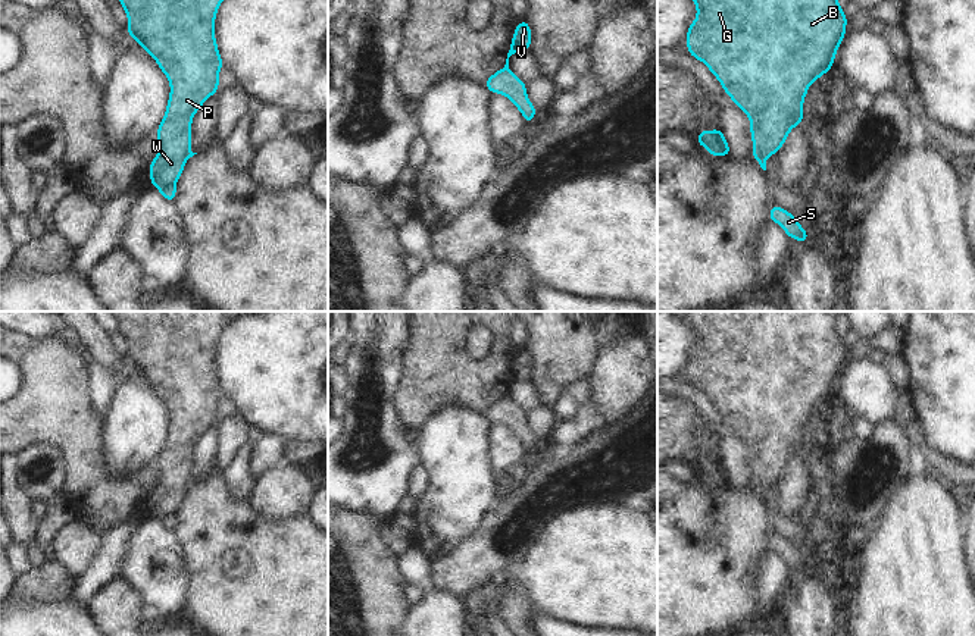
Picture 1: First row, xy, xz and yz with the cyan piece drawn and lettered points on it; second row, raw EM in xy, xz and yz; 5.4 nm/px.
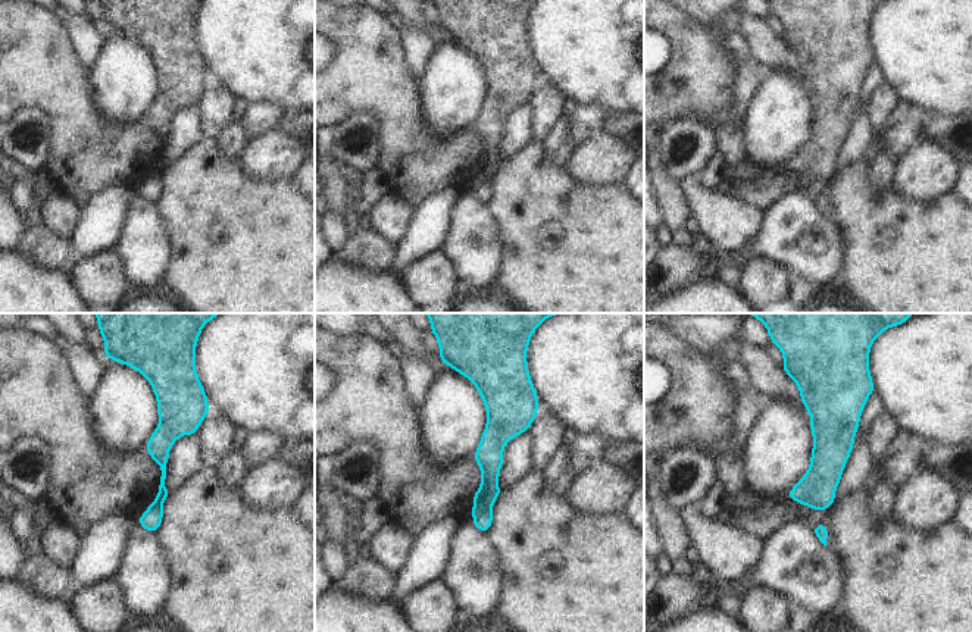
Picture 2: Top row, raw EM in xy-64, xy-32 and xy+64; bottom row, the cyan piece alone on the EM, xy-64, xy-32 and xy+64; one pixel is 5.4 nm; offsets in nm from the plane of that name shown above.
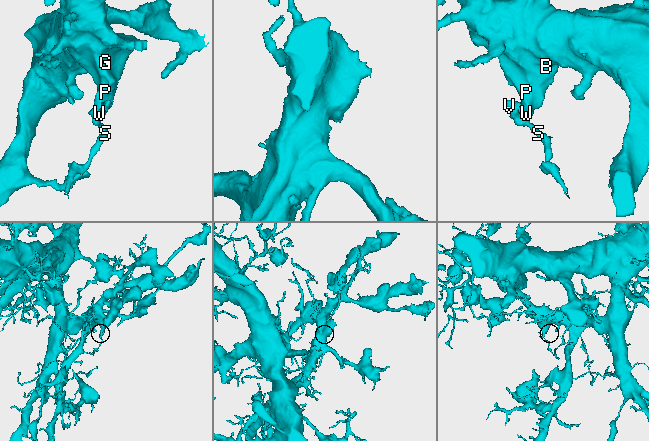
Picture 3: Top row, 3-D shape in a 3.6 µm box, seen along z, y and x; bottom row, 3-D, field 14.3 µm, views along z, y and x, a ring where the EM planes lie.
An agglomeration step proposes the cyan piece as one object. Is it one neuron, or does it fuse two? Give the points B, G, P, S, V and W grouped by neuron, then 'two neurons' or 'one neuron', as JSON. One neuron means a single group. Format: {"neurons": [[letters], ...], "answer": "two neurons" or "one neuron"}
{"neurons": [["B", "G", "P", "W"], ["S", "V"]], "answer": "two neurons"}

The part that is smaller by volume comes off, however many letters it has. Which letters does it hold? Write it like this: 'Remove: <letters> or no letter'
Remove: S, V

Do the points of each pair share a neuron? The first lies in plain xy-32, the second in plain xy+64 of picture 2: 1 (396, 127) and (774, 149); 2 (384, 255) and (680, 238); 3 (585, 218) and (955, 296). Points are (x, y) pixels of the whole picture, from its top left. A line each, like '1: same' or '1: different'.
1: different
2: different
3: same

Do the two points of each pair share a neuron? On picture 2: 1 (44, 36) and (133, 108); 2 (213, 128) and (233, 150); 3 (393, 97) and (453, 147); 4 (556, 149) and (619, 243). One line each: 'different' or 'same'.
1: different
2: different
3: same
4: different

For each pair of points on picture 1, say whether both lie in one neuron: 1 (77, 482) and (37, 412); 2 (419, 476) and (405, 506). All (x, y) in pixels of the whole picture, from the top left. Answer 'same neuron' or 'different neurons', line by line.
1: same neuron
2: same neuron

